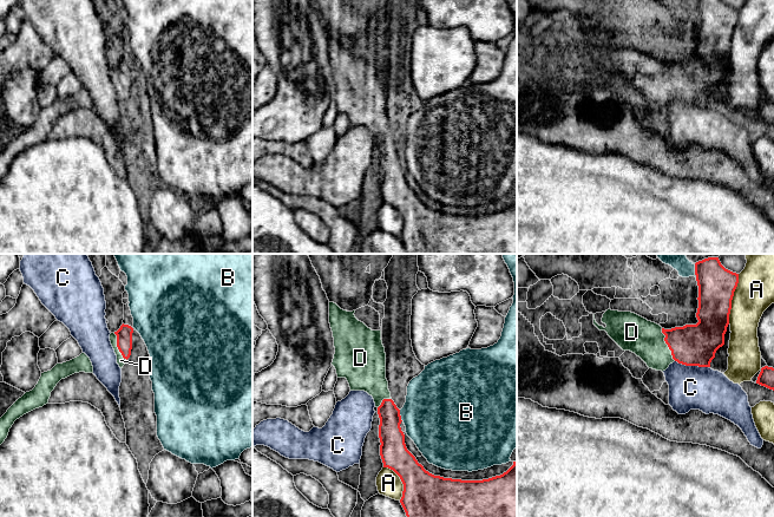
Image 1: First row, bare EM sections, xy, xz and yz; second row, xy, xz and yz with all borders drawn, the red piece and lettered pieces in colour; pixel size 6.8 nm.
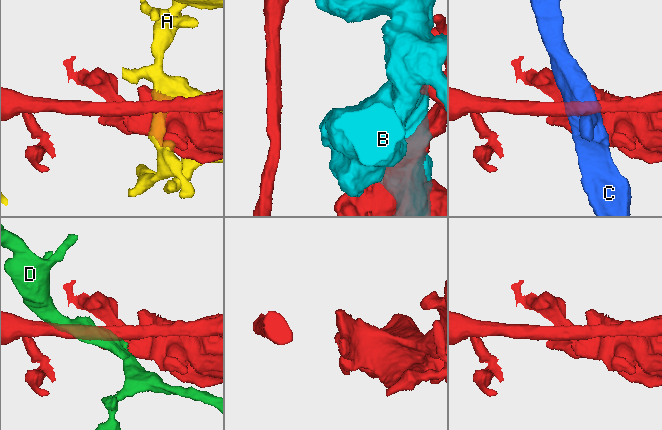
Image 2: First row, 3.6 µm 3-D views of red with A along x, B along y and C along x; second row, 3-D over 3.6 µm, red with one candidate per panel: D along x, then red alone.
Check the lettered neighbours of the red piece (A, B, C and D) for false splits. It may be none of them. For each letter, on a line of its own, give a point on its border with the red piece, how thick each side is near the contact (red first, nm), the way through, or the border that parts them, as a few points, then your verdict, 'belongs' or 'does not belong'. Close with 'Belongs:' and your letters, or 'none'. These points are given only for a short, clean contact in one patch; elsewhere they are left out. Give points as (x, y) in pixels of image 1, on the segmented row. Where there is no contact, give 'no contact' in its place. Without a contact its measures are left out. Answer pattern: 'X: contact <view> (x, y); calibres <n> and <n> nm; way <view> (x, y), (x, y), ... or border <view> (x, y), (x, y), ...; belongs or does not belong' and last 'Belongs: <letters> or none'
A: contact yz (732, 299); calibres 260 and 260 nm; does not belong
B: contact xz (400, 416); calibres 190 and 460 nm; does not belong
C: contact yz (691, 365); calibres 280 and 300 nm; does not belong
D: contact yz (667, 344); calibres 280 and 240 nm; way yz (693, 345), (667, 344), (653, 344), (634, 333); belongs
Belongs: D

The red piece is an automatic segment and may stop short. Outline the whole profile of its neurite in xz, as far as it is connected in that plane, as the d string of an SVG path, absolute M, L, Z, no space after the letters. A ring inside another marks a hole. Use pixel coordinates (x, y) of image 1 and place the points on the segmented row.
M329 302L329 323L334 338L335 354L332 365L336 369L337 378L346 378L350 391L365 391L373 397L380 418L379 438L380 456L383 467L393 470L404 484L400 503L407 517L517 517L517 460L503 475L483 480L461 480L434 476L426 471L415 457L407 450L405 434L401 431L400 410L391 398L388 381L386 379L386 353L381 340L381 331L372 331L359 321L355 310L347 312L336 303Z

